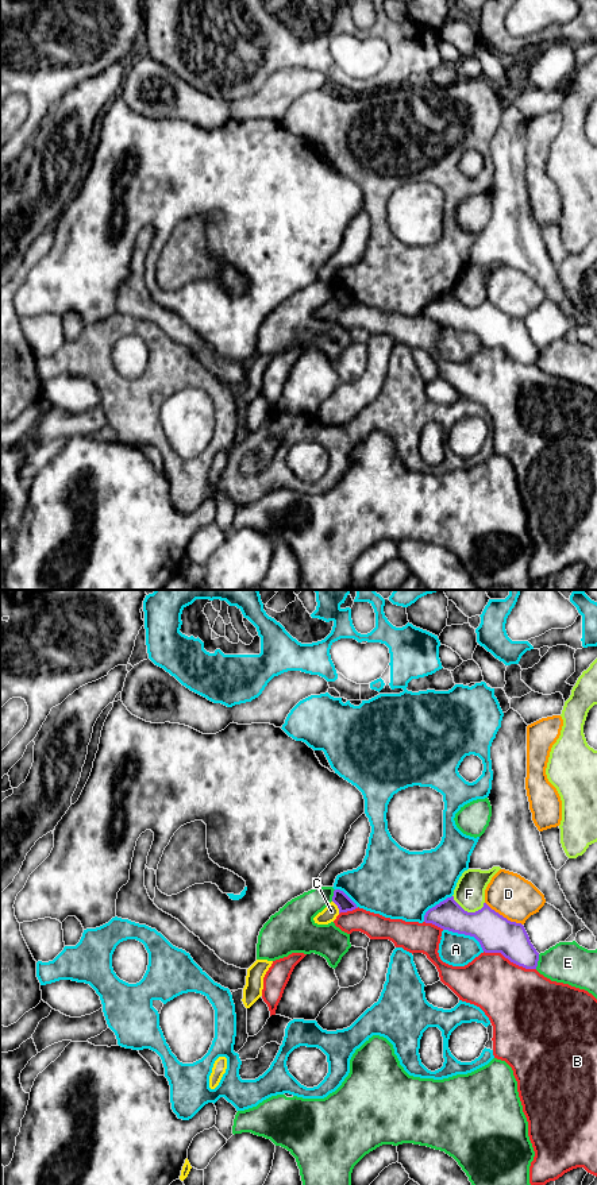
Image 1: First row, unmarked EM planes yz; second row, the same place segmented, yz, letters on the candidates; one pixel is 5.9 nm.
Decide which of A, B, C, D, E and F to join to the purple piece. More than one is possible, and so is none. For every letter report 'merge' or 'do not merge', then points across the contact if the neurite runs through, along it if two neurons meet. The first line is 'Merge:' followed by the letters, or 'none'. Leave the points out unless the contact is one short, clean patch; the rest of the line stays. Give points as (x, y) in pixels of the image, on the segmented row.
Merge: none
A: do not merge
B: do not merge
C: do not merge | along yz (332, 900), (339, 913)
D: do not merge
E: do not merge
F: do not merge

